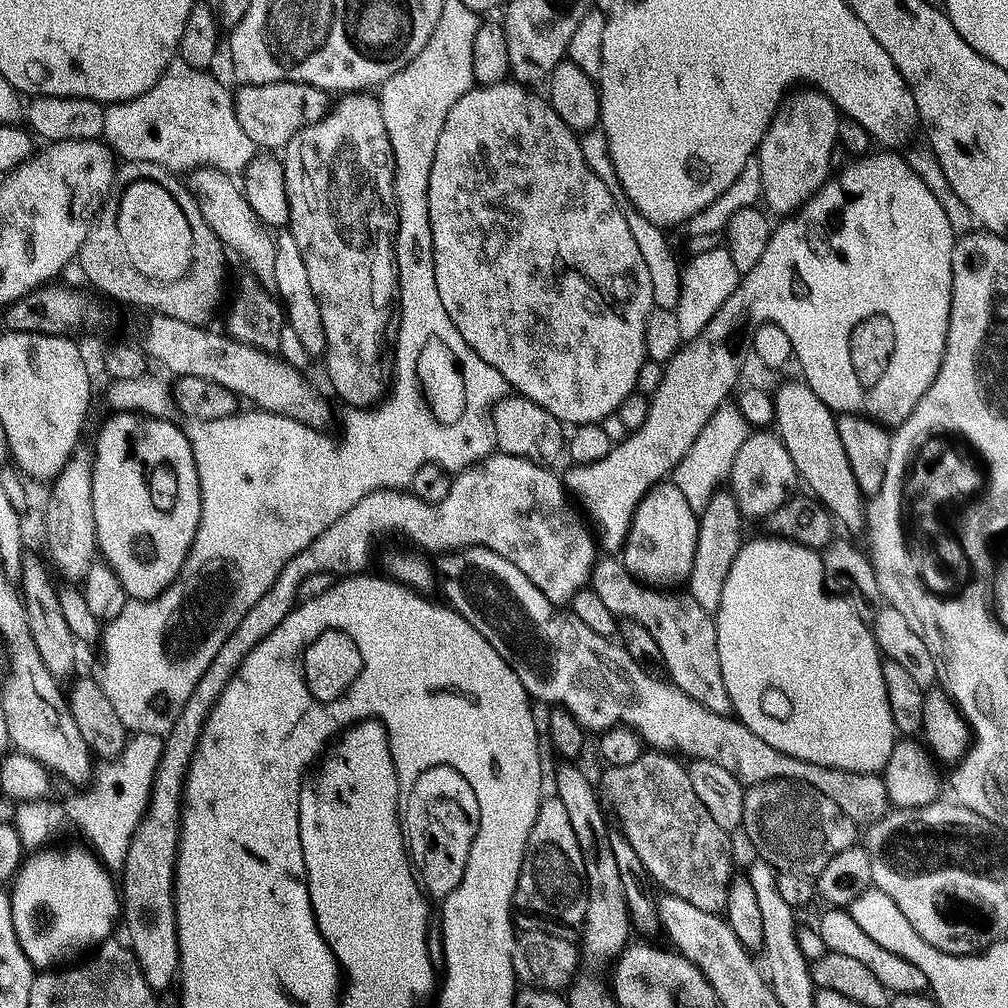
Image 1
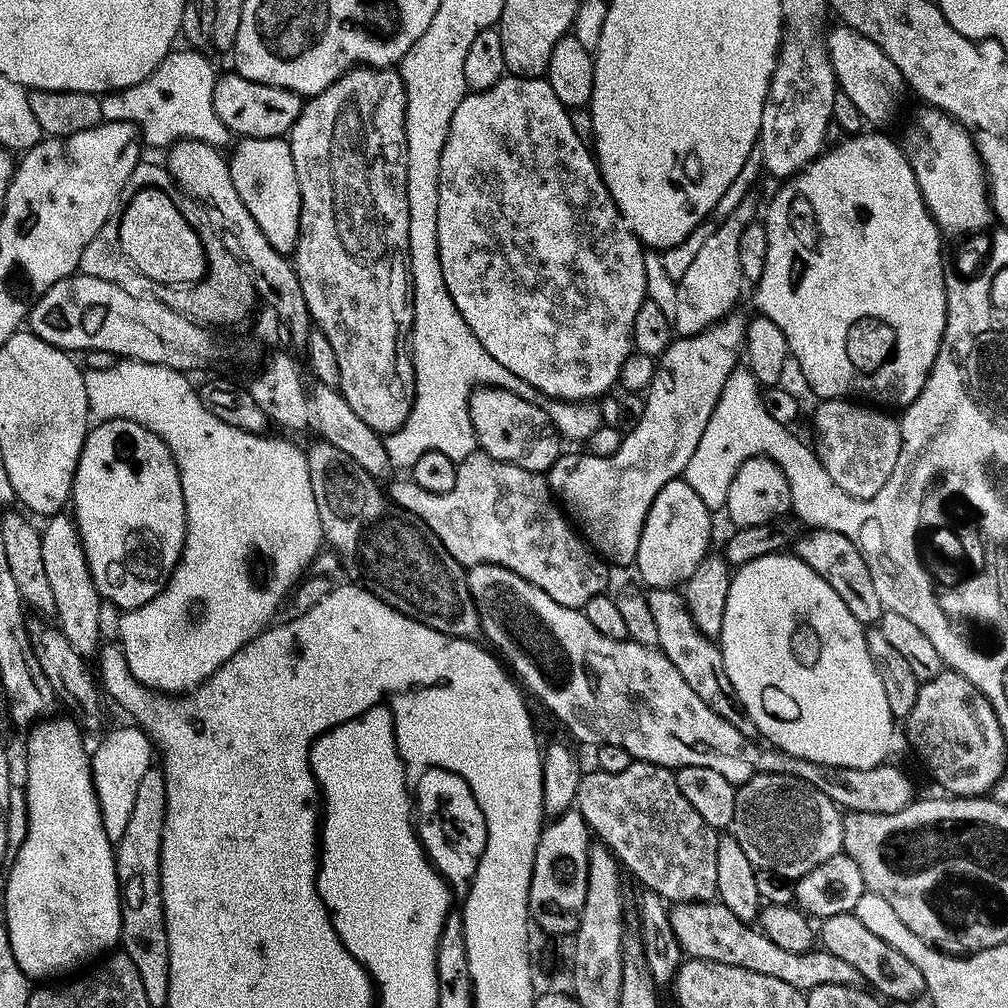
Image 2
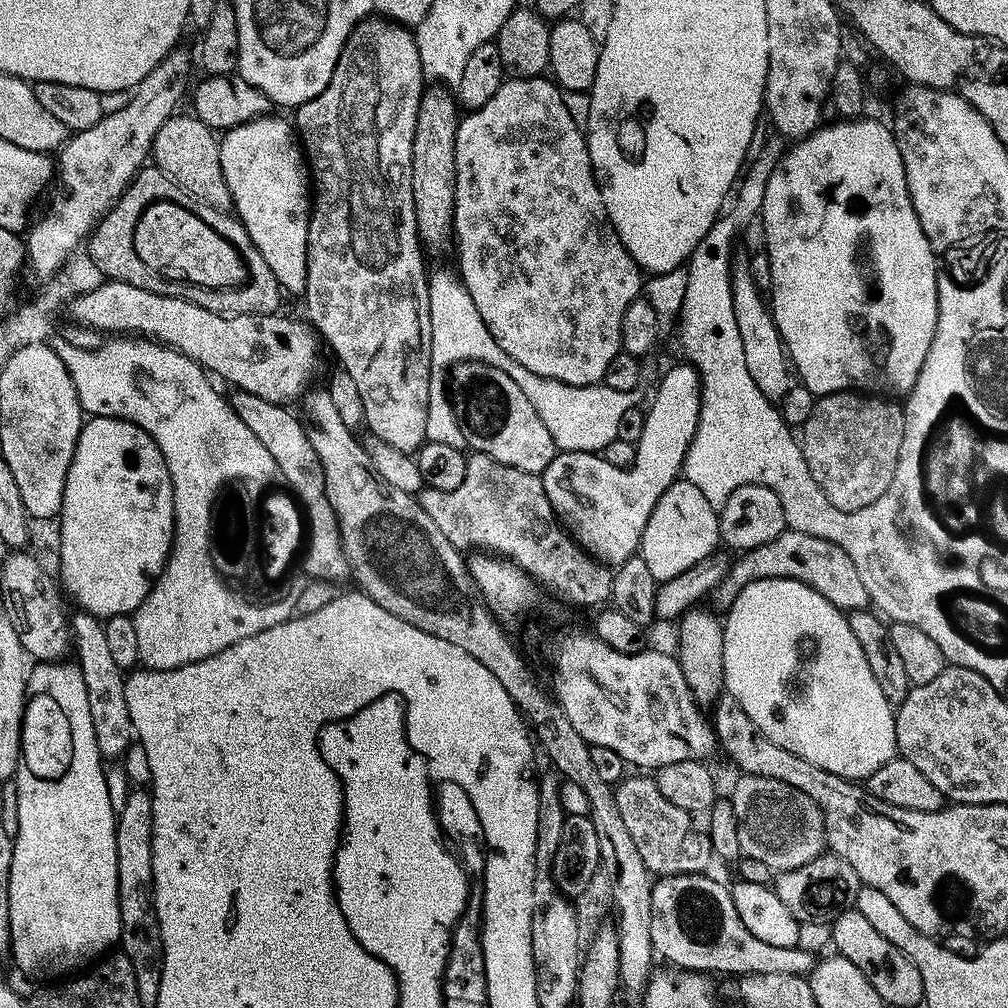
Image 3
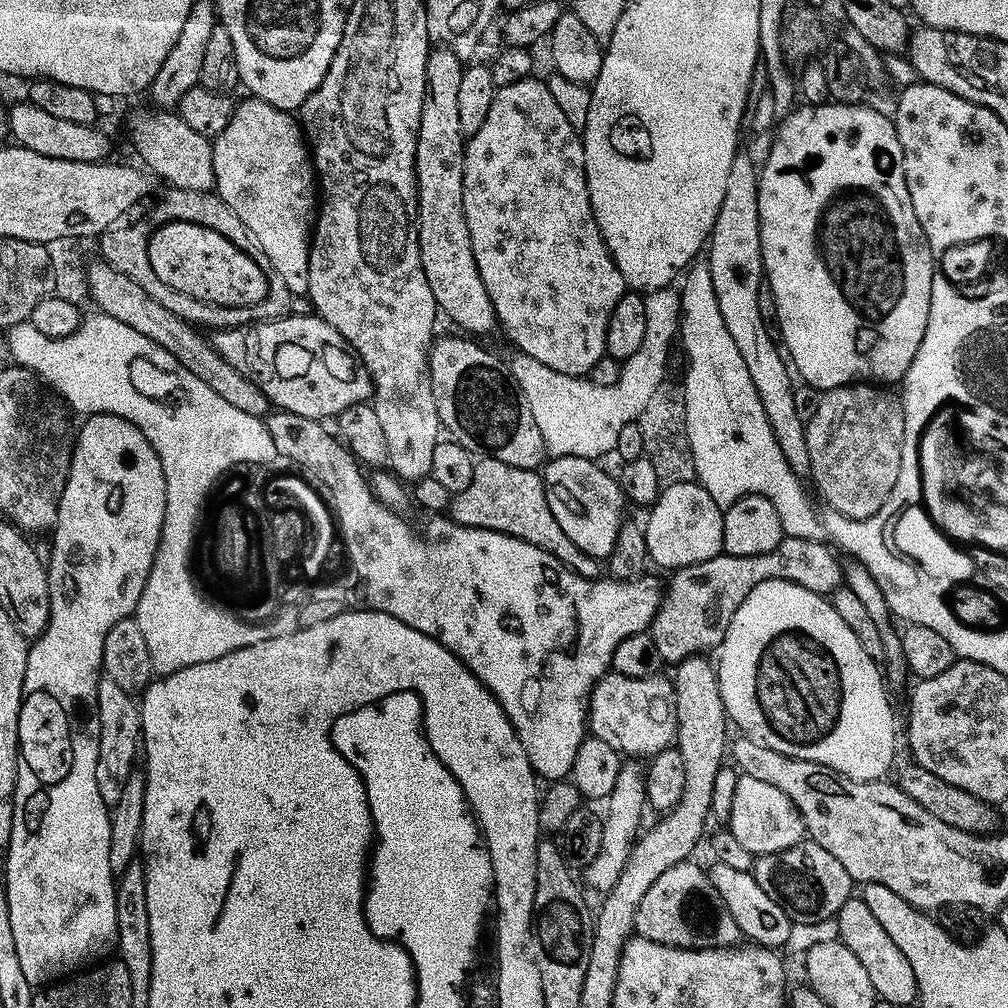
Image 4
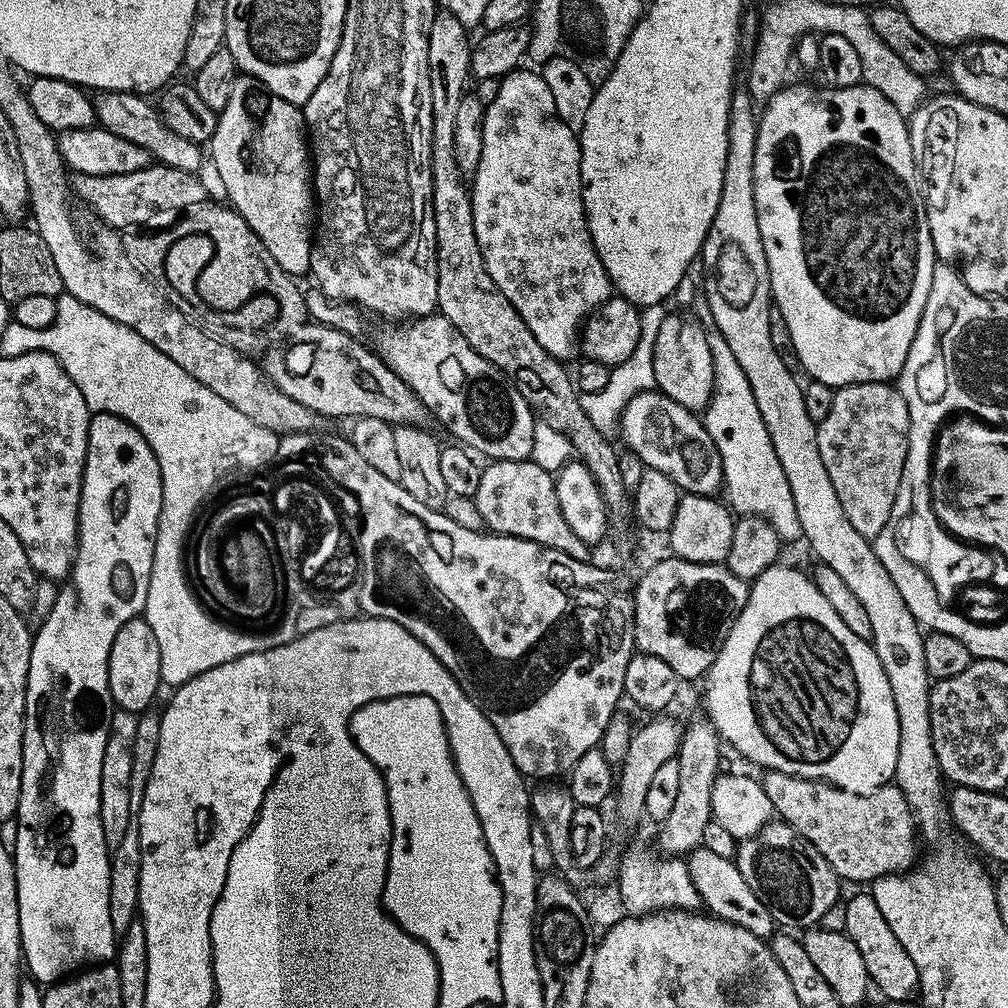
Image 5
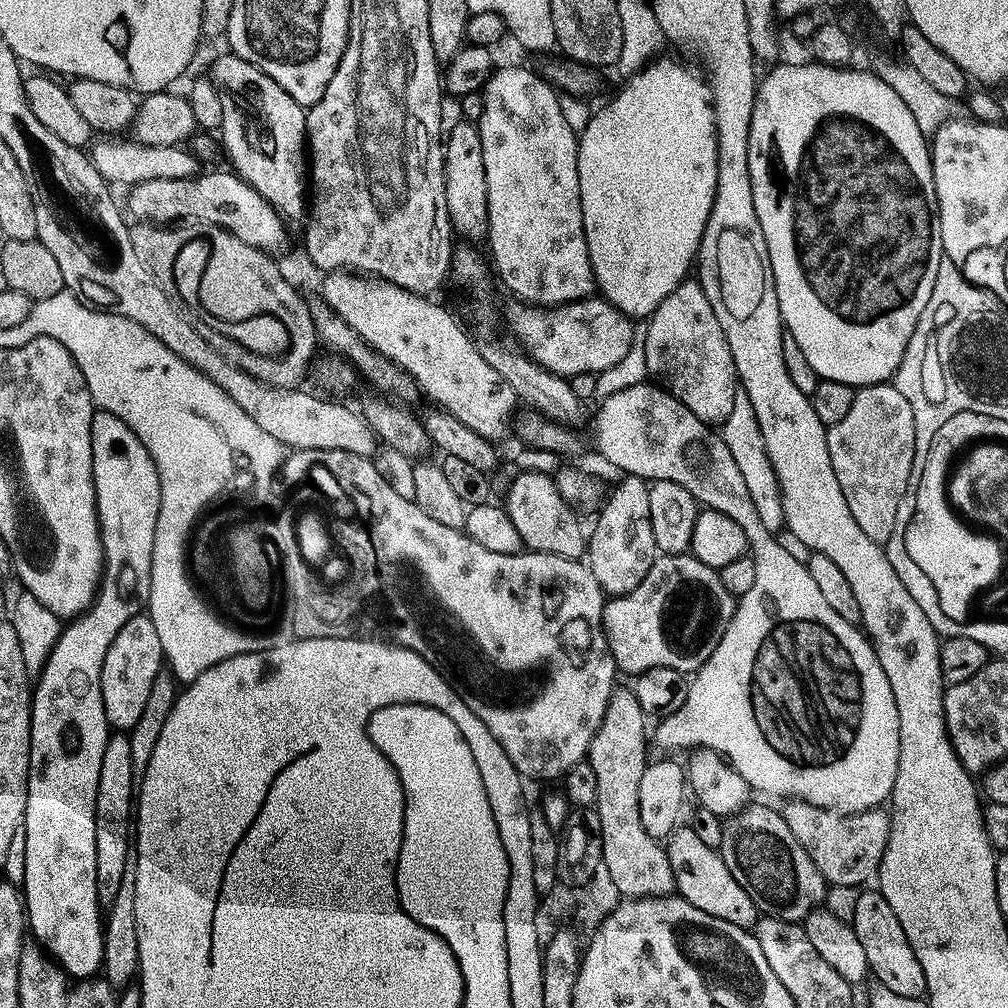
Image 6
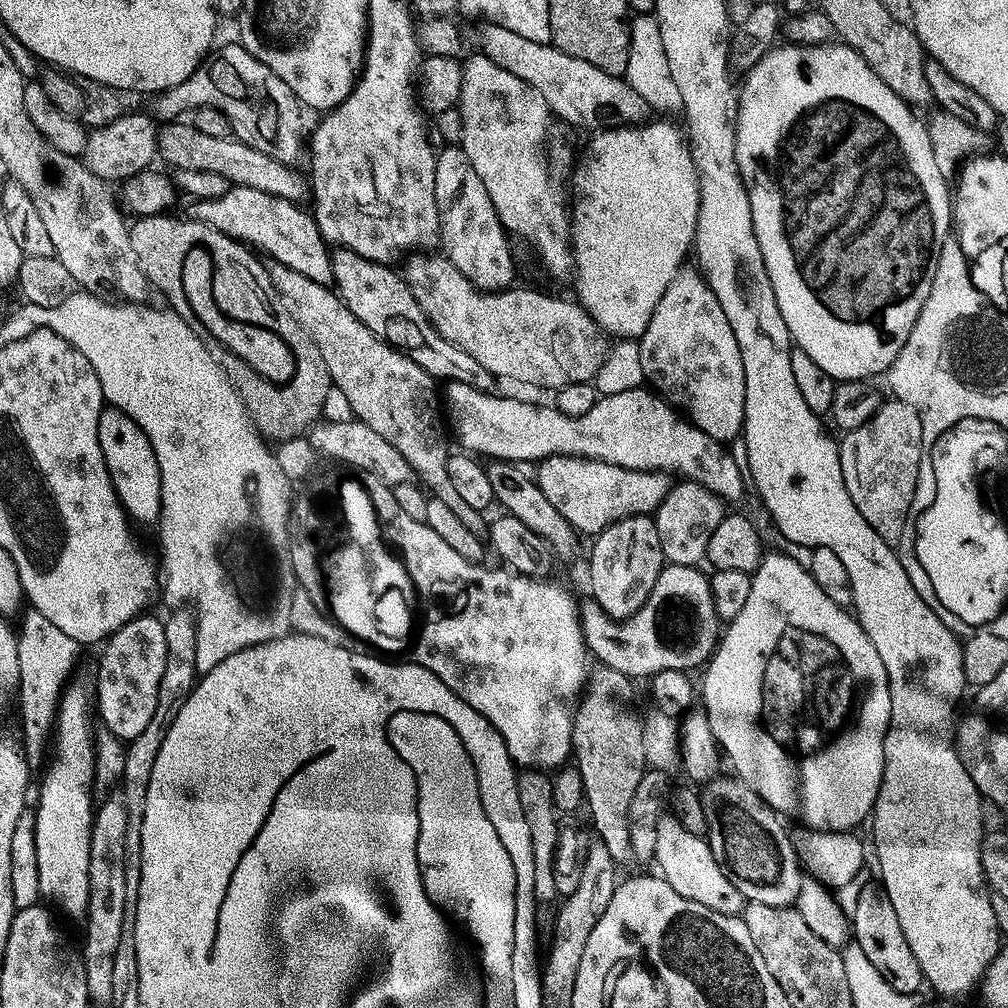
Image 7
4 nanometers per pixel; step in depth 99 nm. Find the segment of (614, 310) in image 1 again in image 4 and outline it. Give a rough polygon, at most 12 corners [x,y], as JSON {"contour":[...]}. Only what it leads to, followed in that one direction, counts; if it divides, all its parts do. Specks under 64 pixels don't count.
{"contour":[[547,83],[497,88],[464,149],[466,226],[572,232],[572,348],[512,314],[523,355],[587,377],[622,270],[592,213],[581,133]]}

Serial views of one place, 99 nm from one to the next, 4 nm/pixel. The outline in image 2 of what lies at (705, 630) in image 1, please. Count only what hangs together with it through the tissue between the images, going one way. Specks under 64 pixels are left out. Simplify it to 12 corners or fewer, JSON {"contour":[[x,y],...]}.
{"contour":[[676,588],[647,593],[658,648],[735,728],[746,717],[717,643]]}

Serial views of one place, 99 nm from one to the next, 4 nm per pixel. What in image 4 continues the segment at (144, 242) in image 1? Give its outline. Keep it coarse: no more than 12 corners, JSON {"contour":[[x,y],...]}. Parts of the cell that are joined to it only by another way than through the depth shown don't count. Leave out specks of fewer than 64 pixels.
{"contour":[[170,221],[149,238],[165,289],[223,308],[268,294],[261,261],[215,230]]}

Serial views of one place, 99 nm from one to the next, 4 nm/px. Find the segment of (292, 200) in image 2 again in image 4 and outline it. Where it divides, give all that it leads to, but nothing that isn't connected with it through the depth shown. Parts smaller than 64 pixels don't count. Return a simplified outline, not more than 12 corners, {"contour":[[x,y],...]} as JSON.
{"contour":[[247,99],[214,137],[214,192],[293,297],[318,181],[291,111]]}

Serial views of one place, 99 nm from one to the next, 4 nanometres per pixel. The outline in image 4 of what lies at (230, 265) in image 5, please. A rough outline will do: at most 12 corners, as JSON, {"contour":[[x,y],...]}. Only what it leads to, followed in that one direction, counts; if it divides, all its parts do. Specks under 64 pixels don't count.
{"contour":[[169,189],[150,221],[124,229],[124,268],[145,290],[154,227],[194,222],[248,255],[259,248],[238,214],[213,191]]}

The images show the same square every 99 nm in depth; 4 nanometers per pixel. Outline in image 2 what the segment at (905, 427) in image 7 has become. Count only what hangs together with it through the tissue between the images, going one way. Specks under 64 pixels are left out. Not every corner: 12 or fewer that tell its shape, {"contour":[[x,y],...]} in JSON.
{"contour":[[820,400],[814,451],[842,492],[869,500],[894,474],[899,419]]}

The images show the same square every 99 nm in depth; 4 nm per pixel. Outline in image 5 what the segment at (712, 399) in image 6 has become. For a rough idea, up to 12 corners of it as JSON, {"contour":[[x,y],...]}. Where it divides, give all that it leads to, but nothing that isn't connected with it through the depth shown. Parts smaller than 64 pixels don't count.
{"contour":[[695,315],[660,320],[656,388],[697,414],[714,390],[708,332]]}

